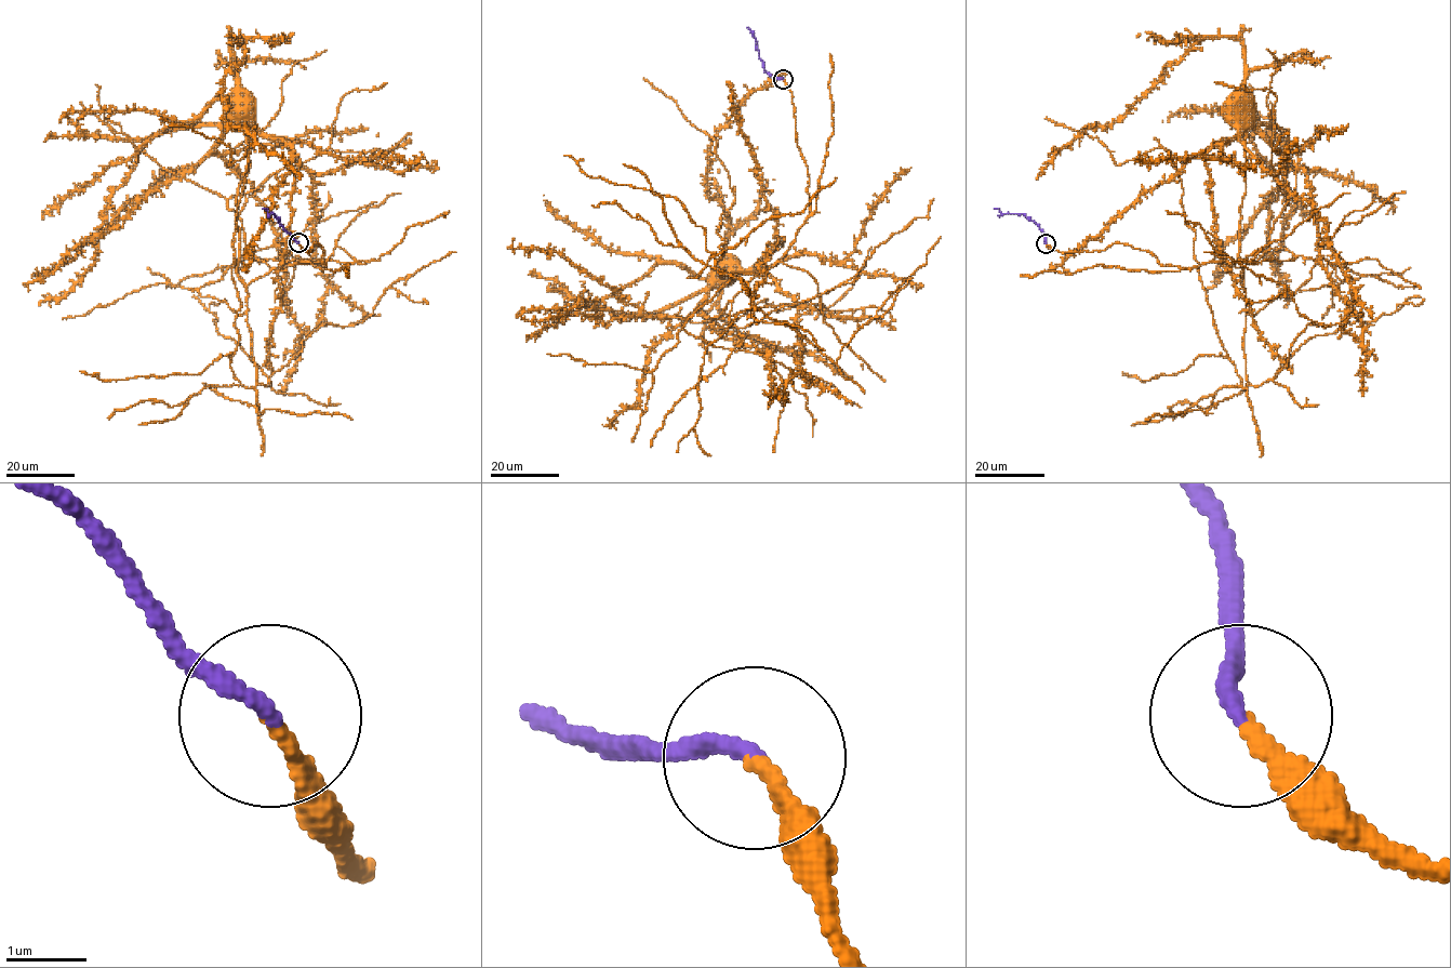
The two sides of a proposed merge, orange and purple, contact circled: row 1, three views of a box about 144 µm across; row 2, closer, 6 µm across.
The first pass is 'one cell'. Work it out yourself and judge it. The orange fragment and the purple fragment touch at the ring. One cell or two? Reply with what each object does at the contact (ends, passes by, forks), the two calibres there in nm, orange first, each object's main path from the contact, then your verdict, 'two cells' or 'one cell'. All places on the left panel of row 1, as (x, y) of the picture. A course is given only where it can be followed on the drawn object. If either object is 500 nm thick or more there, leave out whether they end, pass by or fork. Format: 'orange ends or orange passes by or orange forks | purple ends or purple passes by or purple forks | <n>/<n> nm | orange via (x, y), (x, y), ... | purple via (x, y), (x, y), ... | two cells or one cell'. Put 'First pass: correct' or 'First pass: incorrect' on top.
First pass: correct
orange ends | purple ends | 200/200 nm | orange via (298, 242), (320, 244), (325, 267), (297, 261), (247, 284), (236, 272), (240, 118) | purple via (298, 242), (275, 214), (263, 209) | one cell

